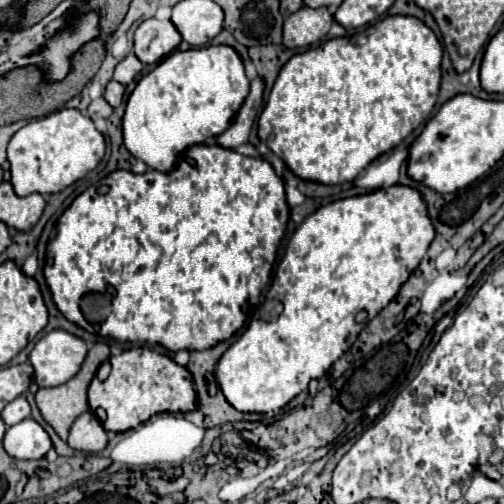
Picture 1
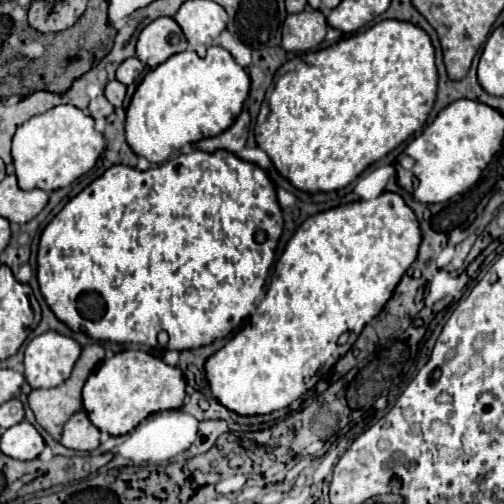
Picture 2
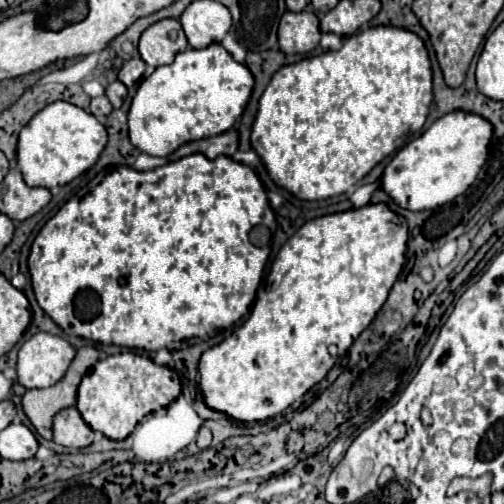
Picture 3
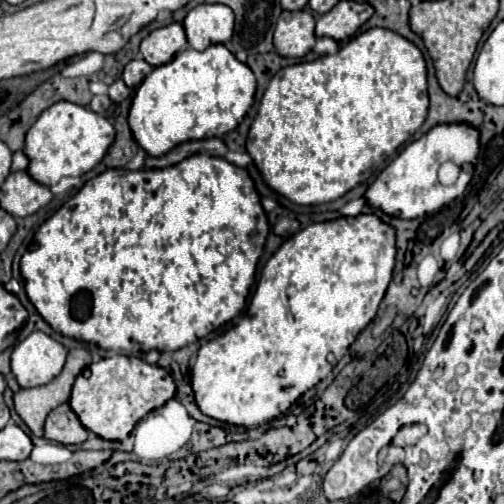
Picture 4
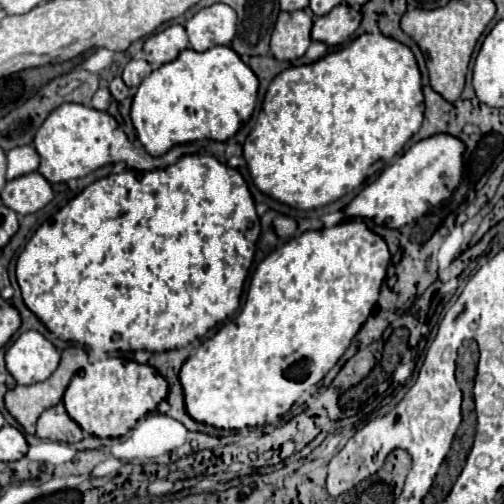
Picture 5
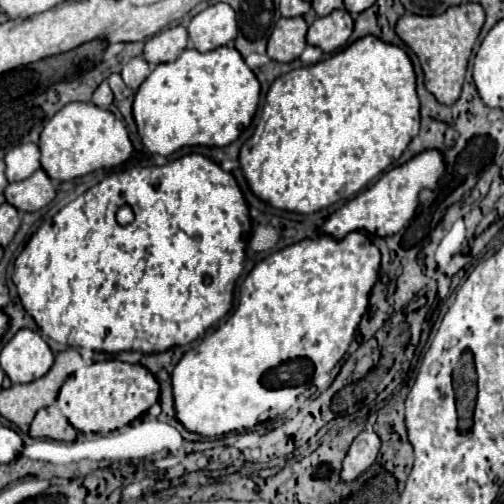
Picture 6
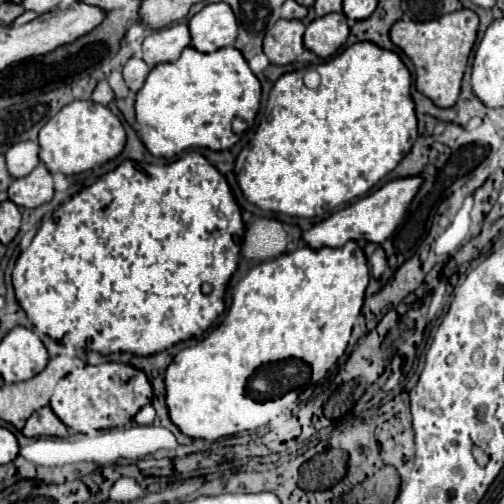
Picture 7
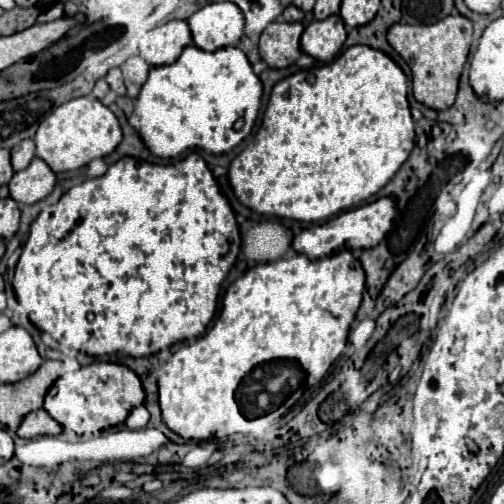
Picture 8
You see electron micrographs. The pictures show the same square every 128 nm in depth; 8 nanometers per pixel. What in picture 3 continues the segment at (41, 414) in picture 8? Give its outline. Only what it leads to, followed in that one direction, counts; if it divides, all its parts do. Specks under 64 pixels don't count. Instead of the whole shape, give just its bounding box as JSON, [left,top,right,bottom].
[54,406,94,450]

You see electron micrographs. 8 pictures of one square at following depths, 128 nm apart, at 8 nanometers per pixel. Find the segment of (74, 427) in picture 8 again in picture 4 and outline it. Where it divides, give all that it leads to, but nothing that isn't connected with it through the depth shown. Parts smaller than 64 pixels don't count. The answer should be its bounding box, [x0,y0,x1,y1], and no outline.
[70,356,176,440]

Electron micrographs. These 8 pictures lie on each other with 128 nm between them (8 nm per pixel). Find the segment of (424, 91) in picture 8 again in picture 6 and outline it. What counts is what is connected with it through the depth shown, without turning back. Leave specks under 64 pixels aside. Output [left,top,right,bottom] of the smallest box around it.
[396,2,486,104]

